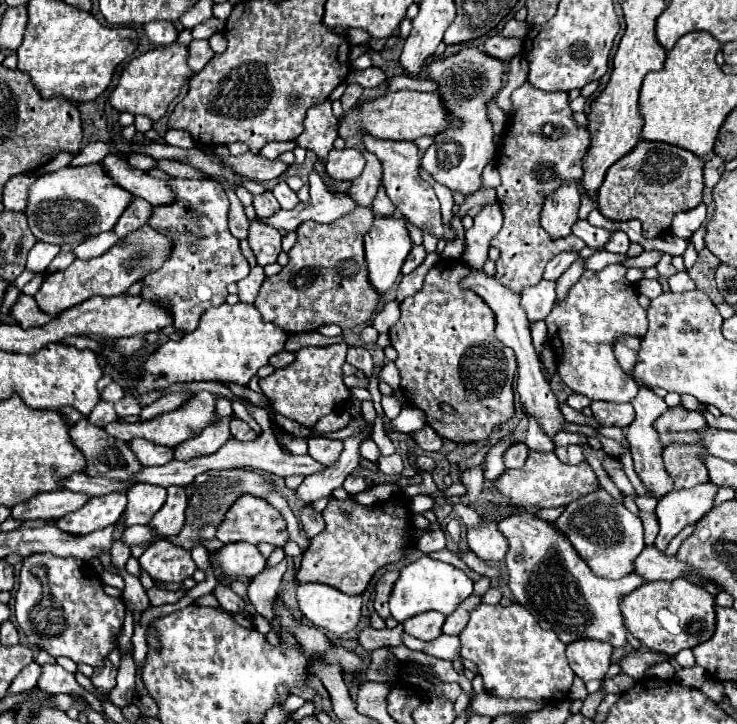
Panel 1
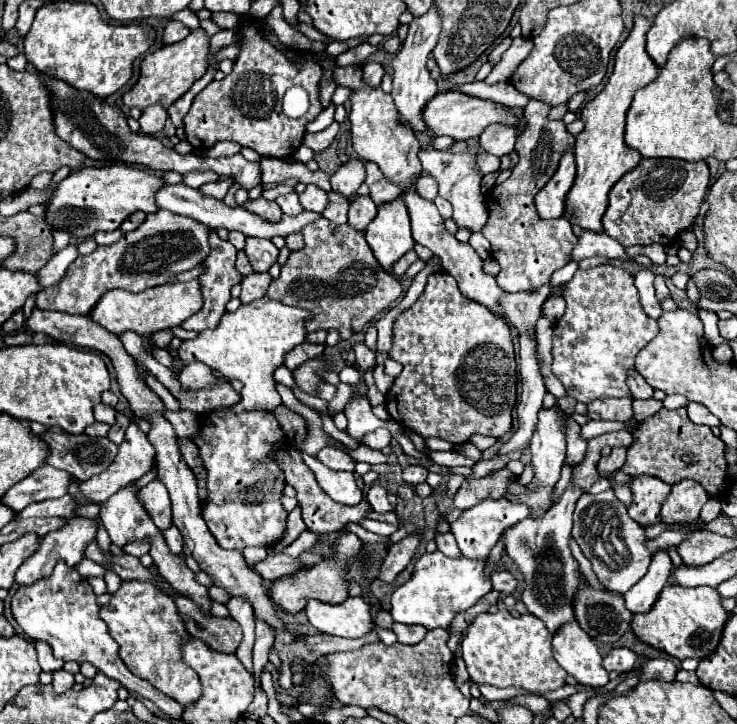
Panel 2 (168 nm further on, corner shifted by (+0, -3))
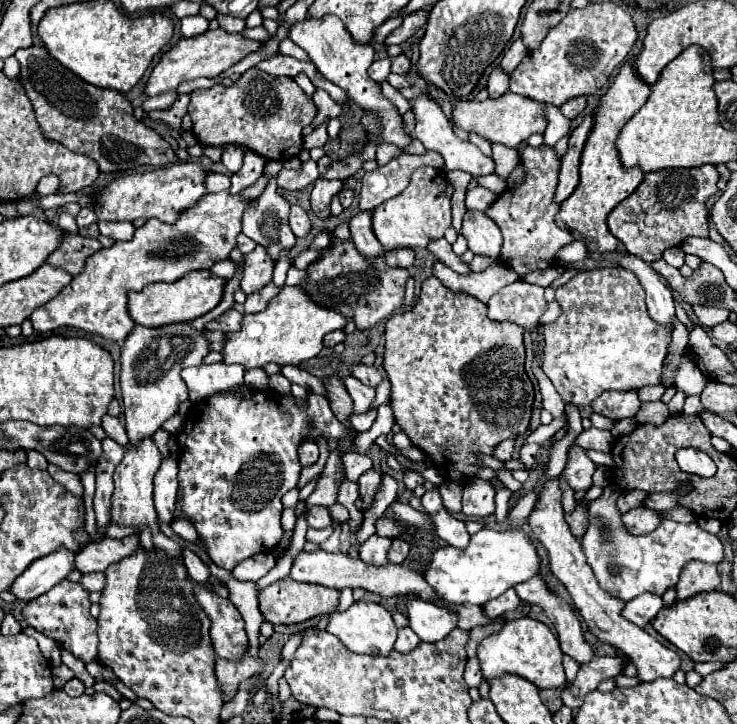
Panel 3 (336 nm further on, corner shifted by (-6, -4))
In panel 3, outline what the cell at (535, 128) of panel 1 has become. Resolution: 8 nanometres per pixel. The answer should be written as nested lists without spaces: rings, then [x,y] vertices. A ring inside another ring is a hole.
[[[526,147],[522,153],[522,163],[526,167],[526,179],[516,189],[506,189],[500,199],[490,205],[484,213],[500,227],[504,245],[502,245],[502,263],[514,269],[520,277],[528,271],[546,269],[556,263],[556,253],[568,245],[572,239],[570,231],[560,229],[554,223],[554,215],[558,213],[558,203],[554,203],[554,193],[558,185],[558,169],[560,161],[552,147]]]

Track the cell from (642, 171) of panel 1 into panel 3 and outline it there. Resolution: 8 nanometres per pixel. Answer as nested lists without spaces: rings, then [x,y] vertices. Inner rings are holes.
[[[714,165],[646,173],[638,189],[608,215],[610,233],[630,255],[646,263],[660,259],[664,249],[680,245],[690,235],[708,237],[708,199],[718,191],[716,183],[718,171]]]

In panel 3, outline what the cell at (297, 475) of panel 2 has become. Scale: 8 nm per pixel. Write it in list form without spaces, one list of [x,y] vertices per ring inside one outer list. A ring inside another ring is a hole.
[[[310,507],[306,509],[306,523],[308,527],[324,529],[330,525],[330,513],[326,511],[326,507]]]

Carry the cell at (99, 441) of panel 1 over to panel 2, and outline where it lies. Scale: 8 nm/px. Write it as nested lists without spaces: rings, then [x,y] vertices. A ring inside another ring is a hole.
[[[50,428],[42,438],[50,446],[48,464],[58,470],[68,470],[78,480],[102,474],[118,454],[118,446],[110,438],[70,434],[56,428]]]

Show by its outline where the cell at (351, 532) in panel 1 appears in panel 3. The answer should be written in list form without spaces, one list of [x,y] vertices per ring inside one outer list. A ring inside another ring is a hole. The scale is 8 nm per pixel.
[[[290,577],[276,581],[268,587],[264,587],[258,593],[258,607],[264,615],[264,619],[272,625],[294,625],[294,623],[302,623],[306,619],[312,619],[316,615],[324,615],[324,613],[332,613],[338,605],[338,591],[322,587],[322,585],[312,585],[312,583],[298,583]]]

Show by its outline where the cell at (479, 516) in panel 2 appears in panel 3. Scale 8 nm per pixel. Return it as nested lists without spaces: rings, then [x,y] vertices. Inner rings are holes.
[[[440,509],[438,513],[428,513],[430,521],[434,523],[436,535],[446,541],[452,547],[466,547],[466,543],[470,541],[470,535],[466,531],[466,523],[452,517],[446,509]]]

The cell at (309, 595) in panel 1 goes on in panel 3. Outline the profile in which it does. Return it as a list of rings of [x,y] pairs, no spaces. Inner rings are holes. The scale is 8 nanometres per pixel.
[[[356,601],[348,611],[332,613],[326,631],[336,635],[348,651],[354,651],[358,655],[384,655],[386,657],[394,649],[398,629],[392,621],[392,615],[382,605],[372,603],[372,601]]]

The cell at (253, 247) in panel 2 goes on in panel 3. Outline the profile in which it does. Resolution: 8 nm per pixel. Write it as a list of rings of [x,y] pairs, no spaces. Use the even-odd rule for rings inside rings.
[[[256,247],[252,253],[244,255],[240,289],[246,295],[262,289],[272,281],[272,271],[274,271],[274,263],[270,263],[270,257],[266,255],[266,251],[262,251],[262,247]]]

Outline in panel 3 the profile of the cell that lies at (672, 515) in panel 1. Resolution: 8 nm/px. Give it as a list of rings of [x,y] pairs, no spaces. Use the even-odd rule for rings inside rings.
[[[640,595],[624,605],[622,617],[638,627],[646,627],[662,609],[662,597],[656,595]]]

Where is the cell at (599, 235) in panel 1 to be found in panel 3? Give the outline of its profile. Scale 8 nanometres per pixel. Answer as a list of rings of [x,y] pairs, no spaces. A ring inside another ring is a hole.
[[[622,255],[618,257],[618,265],[634,271],[642,283],[642,287],[646,289],[646,307],[650,317],[664,325],[668,329],[668,333],[672,335],[674,325],[674,299],[672,299],[672,291],[660,281],[660,277],[652,271],[652,267],[644,261],[640,261],[634,255]]]

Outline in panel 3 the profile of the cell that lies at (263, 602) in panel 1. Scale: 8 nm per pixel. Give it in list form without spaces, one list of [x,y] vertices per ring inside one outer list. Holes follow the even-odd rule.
[[[328,525],[326,529],[308,529],[306,537],[308,537],[308,541],[320,545],[320,543],[324,543],[332,535],[332,531],[334,531],[334,525]]]

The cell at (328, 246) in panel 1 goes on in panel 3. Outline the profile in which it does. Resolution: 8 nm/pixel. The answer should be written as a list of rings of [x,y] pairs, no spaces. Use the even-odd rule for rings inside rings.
[[[332,235],[330,247],[324,249],[322,257],[308,267],[308,281],[302,287],[318,305],[354,319],[356,327],[364,331],[400,309],[408,279],[408,269],[392,269],[384,263],[382,257],[378,257],[374,263],[366,263],[366,259],[358,255],[352,241],[340,243]]]

